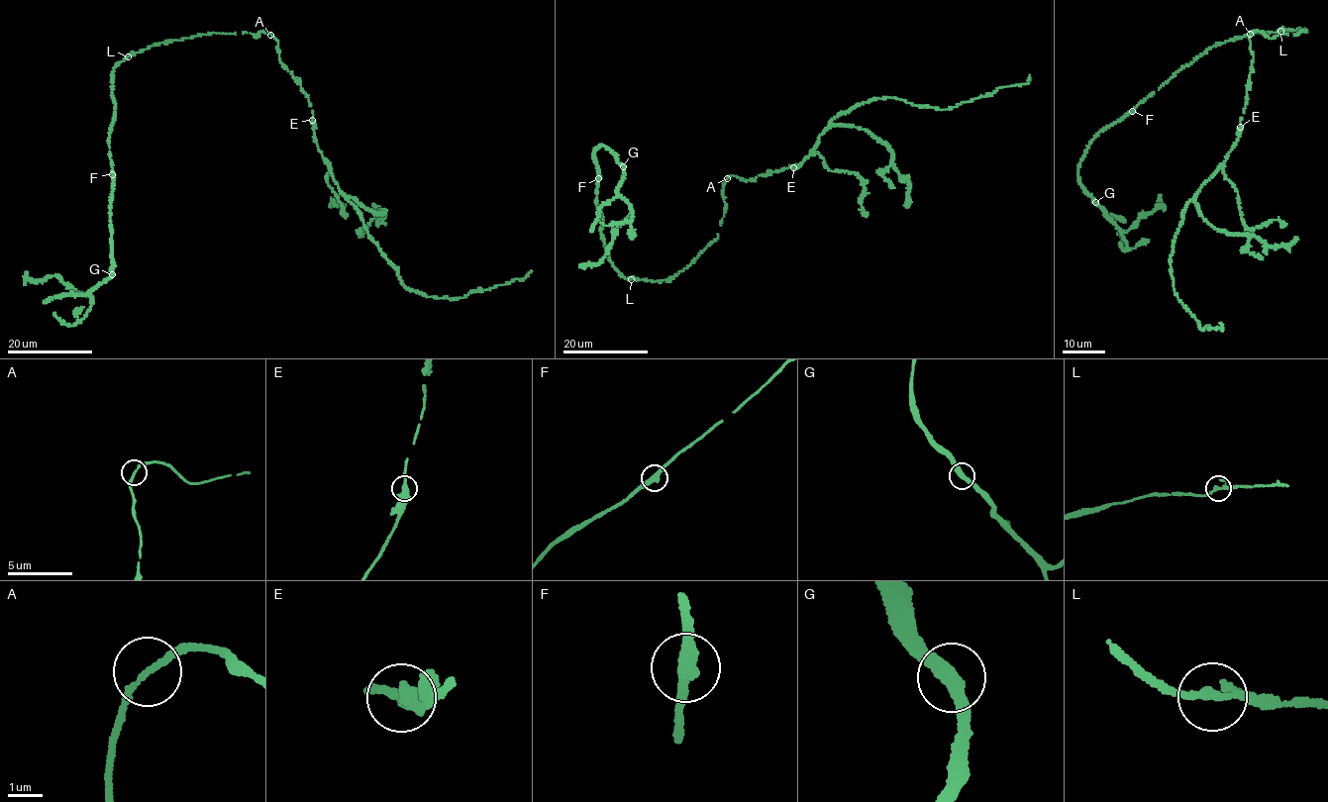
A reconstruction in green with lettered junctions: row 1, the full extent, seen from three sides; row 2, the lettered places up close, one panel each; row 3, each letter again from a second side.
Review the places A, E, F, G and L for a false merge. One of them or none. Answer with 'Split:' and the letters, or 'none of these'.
Split: none of these

